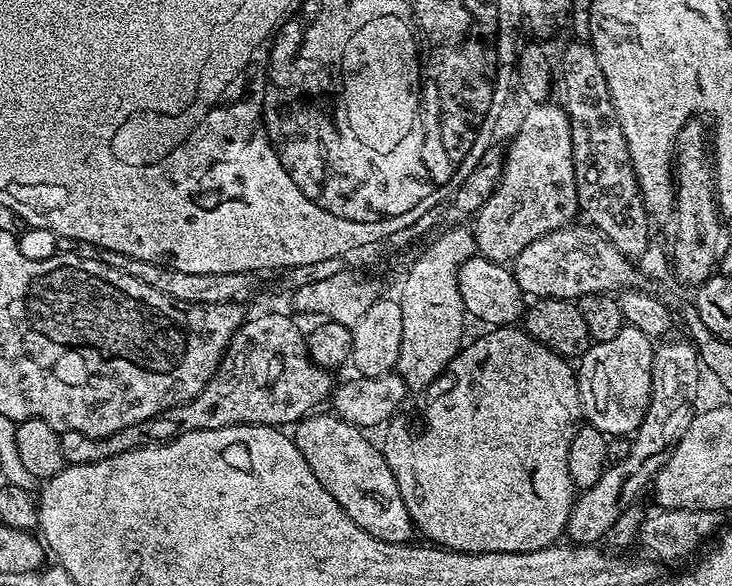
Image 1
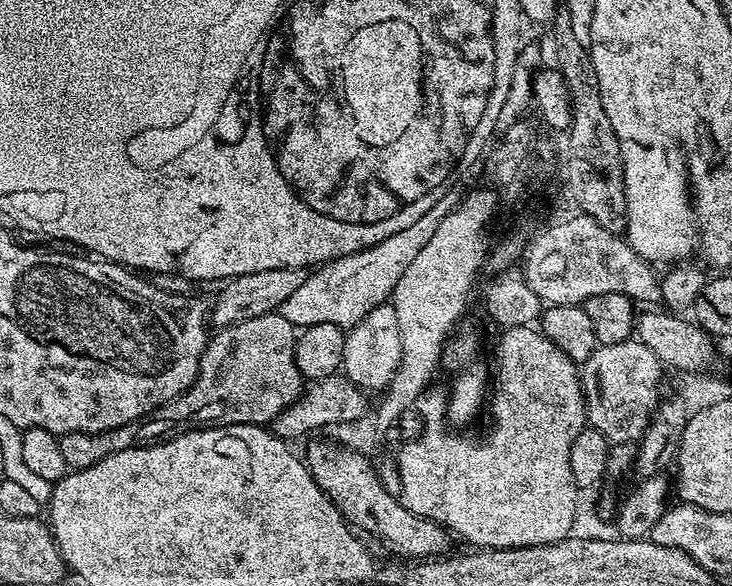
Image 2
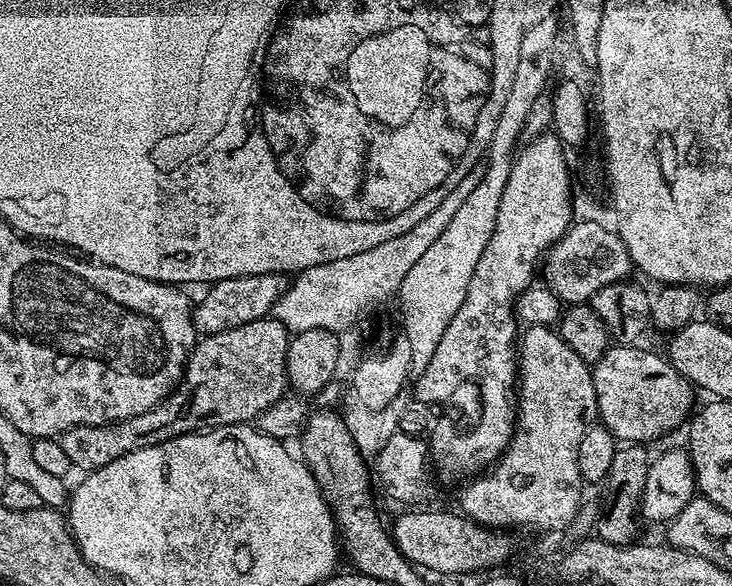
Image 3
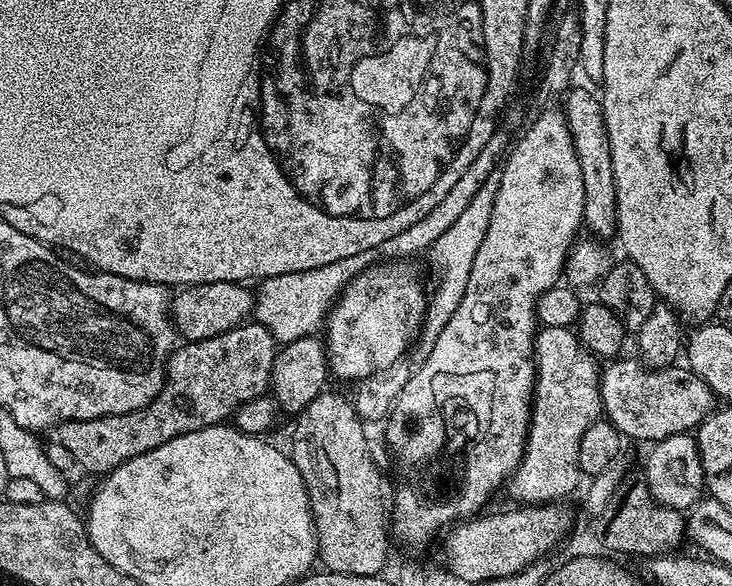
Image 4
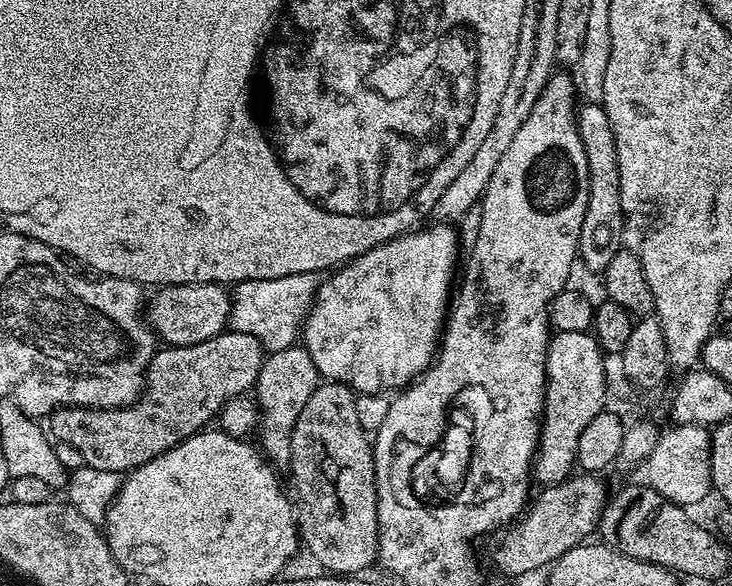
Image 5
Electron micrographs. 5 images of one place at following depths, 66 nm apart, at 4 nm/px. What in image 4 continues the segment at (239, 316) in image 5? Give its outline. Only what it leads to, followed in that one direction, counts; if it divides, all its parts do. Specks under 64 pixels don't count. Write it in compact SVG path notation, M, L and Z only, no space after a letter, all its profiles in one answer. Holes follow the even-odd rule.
M376 252L354 254L354 258L342 258L342 262L330 262L330 266L278 274L276 277L259 281L258 291L254 296L255 323L266 326L280 346L303 336L313 335L327 321L328 311L340 297L341 290L360 272L377 263L377 260Z

